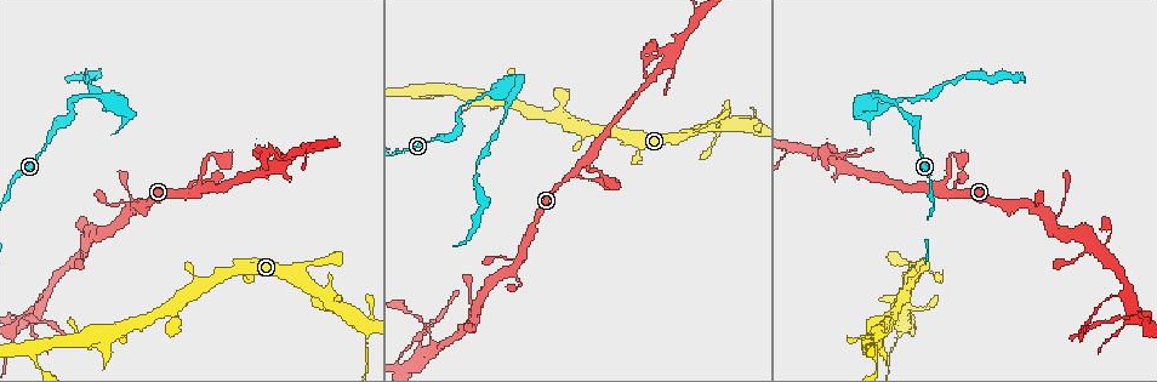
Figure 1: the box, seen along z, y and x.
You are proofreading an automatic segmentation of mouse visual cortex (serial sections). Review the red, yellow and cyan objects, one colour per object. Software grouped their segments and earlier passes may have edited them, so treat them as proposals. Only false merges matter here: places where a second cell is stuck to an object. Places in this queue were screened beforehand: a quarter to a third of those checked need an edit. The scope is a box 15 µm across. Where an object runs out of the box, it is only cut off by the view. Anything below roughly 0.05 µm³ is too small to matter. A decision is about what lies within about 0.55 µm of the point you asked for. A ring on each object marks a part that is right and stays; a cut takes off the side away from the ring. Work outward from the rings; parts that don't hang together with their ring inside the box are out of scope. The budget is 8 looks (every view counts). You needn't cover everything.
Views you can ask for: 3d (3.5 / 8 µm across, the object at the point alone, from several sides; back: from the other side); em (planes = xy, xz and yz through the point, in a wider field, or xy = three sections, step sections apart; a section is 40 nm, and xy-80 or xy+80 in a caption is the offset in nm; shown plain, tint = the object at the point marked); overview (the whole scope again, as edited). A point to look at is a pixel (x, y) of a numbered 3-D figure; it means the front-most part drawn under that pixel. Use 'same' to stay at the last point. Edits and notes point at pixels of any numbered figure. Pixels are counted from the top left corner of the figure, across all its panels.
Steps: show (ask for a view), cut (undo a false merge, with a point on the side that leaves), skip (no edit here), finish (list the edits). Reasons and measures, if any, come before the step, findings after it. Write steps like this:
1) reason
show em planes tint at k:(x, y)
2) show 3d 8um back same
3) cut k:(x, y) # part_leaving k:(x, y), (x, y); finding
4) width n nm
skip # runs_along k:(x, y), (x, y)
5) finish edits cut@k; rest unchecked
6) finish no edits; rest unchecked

show 3d 3.5um at 1:(518, 280)

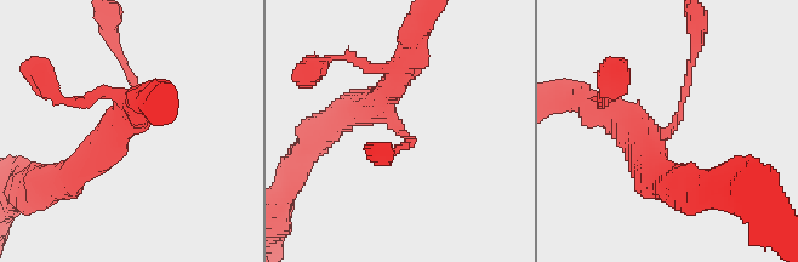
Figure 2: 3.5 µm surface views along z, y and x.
show em planes plain at 2:(402, 131)

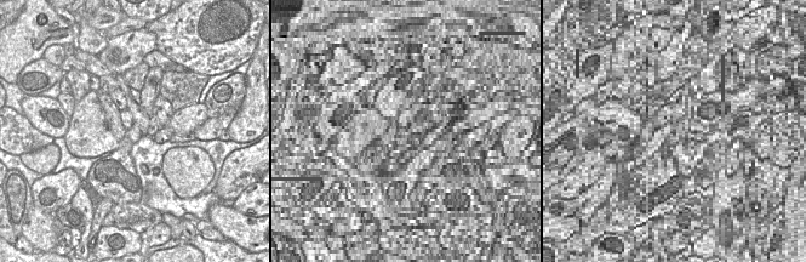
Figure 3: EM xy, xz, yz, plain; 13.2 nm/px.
where the object lies
show em planes tint same

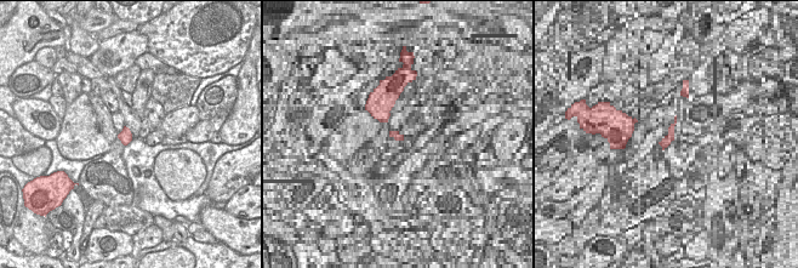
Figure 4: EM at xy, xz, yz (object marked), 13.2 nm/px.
skip # runs_along 2:(394, 84), (380, 100), (409, 143), (391, 152); all the same cell

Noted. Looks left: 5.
calibre changes
show 3d 3.5um at 1:(1082, 255)

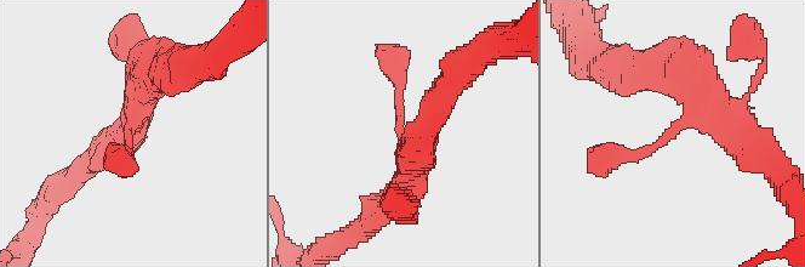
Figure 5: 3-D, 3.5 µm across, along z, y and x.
now the EM
show em xy step 3 tint at 5:(664, 138)

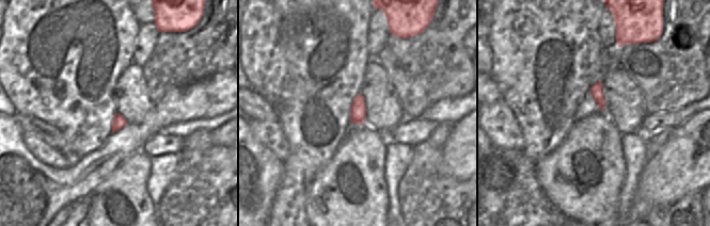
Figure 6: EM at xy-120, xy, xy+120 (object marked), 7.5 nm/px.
skip # all the same cell

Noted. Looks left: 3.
show 3d 3.5um at 1:(12, 314)

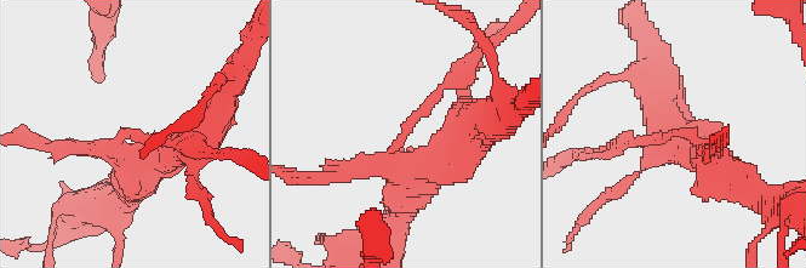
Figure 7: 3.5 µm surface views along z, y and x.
arms 3; arm_widths 150, 250, 400 nm
show em xy step 2 tint at 7:(677, 134)

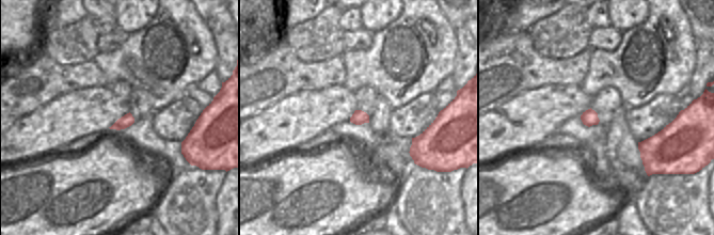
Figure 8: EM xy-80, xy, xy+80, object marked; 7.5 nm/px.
cut 7:(632, 143) # part_leaving 7:(666, 137), (586, 152); a second cell is stuck on

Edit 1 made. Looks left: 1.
finish edits cut@7; rest unchecked

